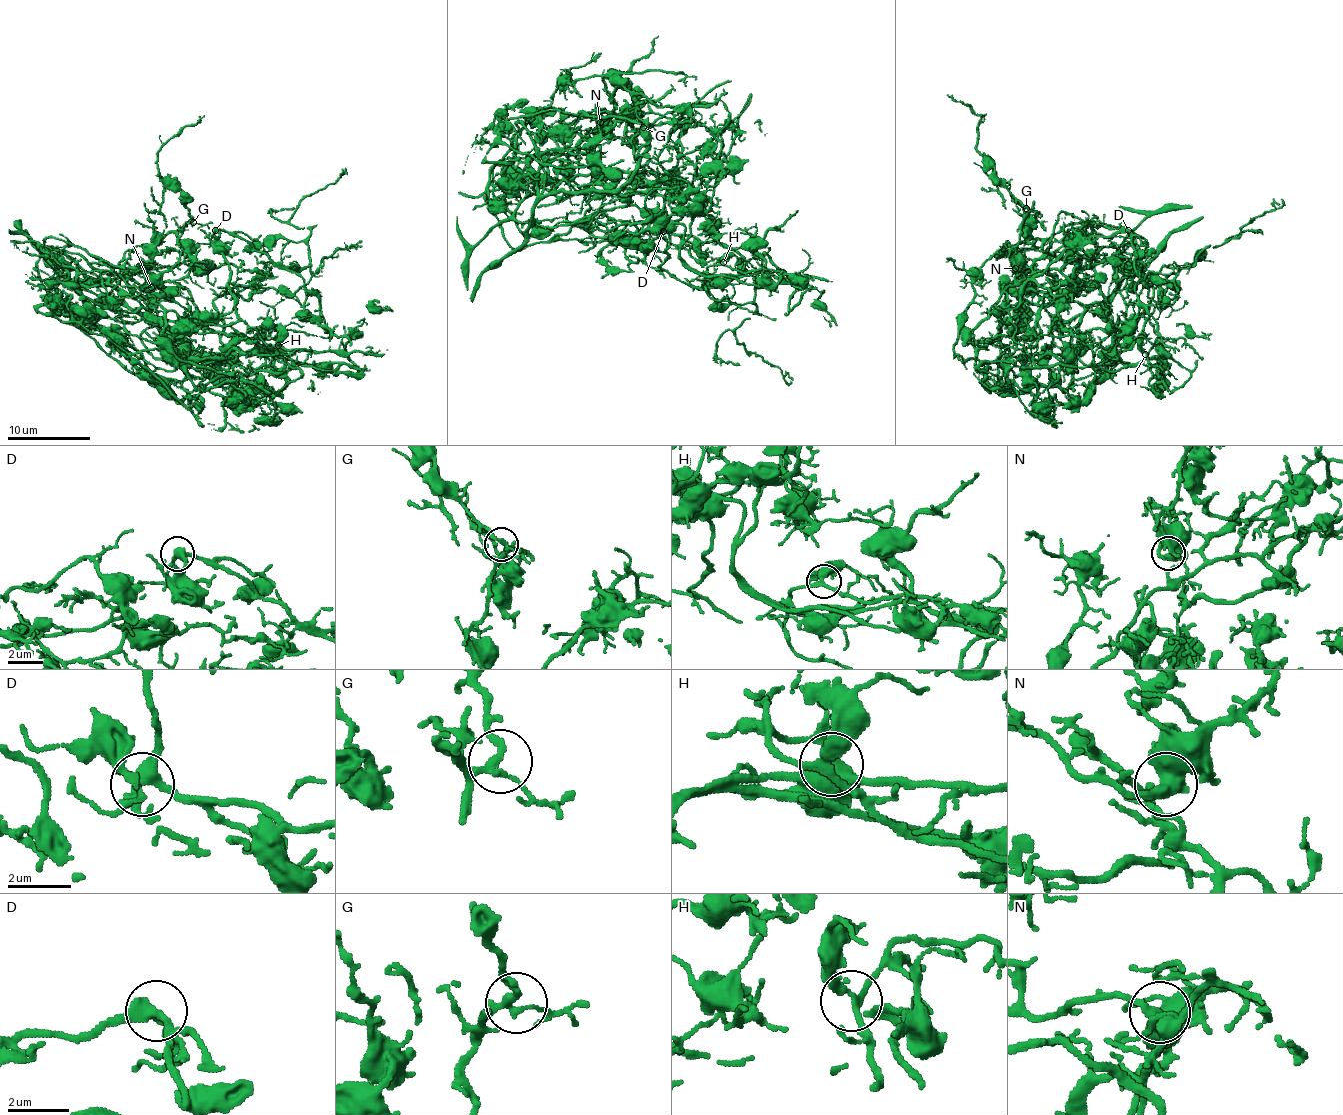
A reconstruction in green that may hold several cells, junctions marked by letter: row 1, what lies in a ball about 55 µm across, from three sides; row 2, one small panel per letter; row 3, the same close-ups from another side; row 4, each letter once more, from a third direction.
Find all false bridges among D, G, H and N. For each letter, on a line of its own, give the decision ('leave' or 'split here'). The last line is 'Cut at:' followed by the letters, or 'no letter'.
D: leave
G: leave
H: leave
N: leave
Cut at: no letter

